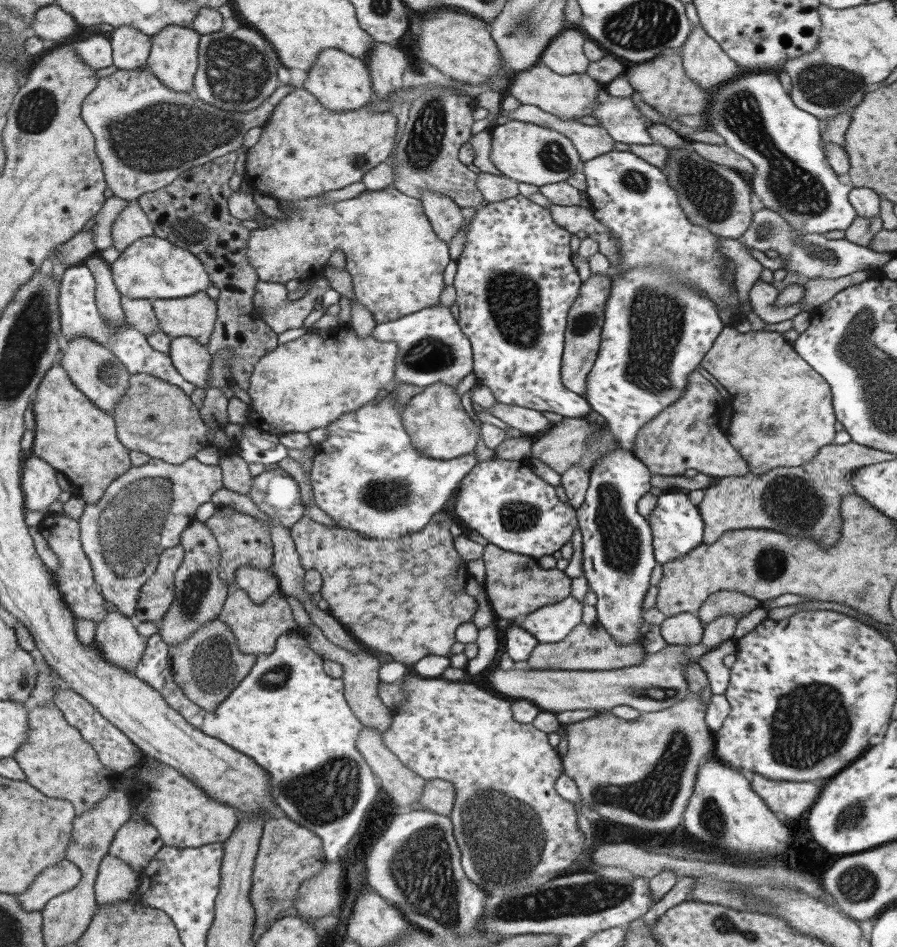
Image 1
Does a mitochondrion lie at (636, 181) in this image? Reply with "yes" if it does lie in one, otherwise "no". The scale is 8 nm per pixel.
yes

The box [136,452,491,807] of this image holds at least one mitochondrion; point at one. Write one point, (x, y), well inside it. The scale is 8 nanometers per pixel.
(210, 665)

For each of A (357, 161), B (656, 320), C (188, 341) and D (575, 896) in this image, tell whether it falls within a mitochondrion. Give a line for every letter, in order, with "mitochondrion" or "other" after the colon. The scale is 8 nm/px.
A: mitochondrion
B: mitochondrion
C: other
D: mitochondrion

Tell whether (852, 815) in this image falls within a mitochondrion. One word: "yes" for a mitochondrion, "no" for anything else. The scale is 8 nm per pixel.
yes

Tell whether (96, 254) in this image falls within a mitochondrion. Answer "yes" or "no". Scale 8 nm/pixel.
no

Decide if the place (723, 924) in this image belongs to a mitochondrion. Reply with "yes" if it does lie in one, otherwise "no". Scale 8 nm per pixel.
yes

